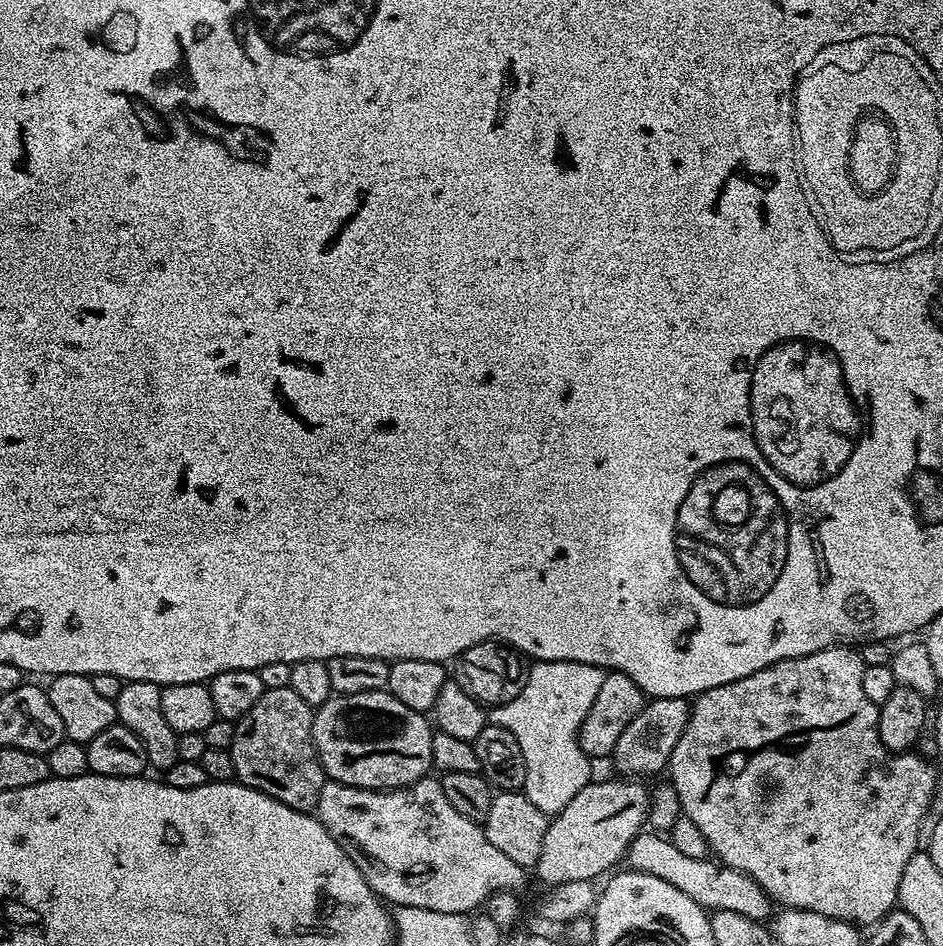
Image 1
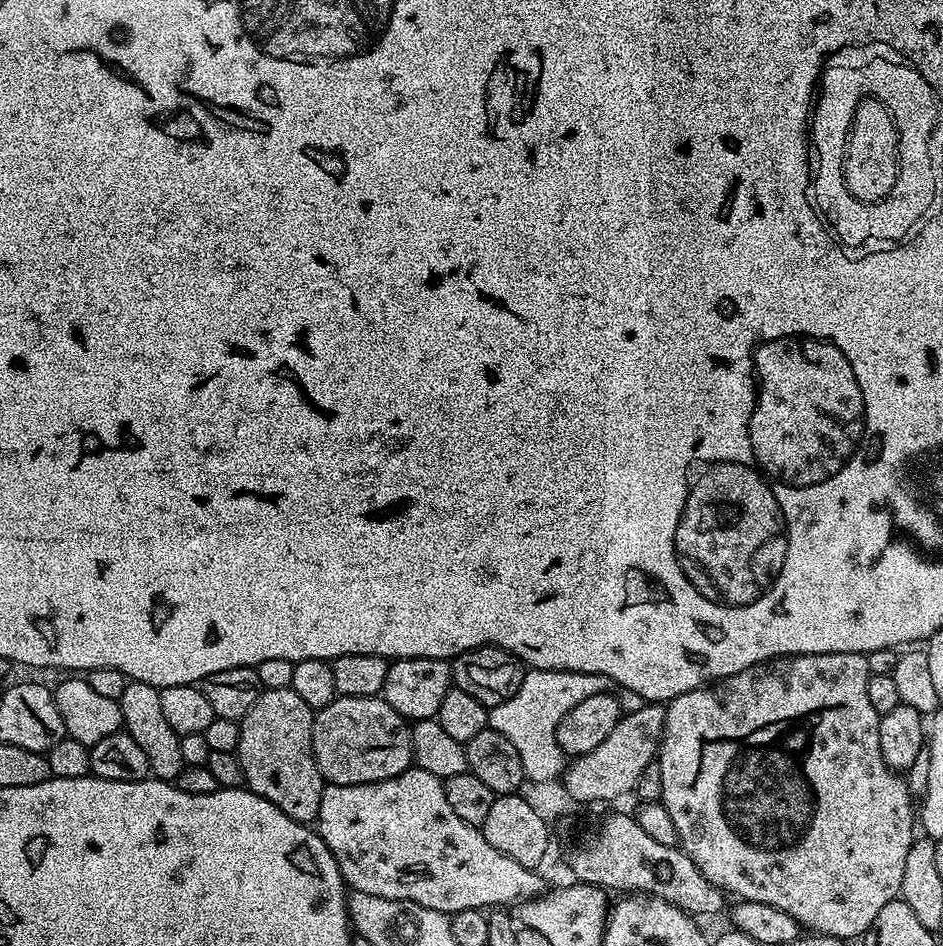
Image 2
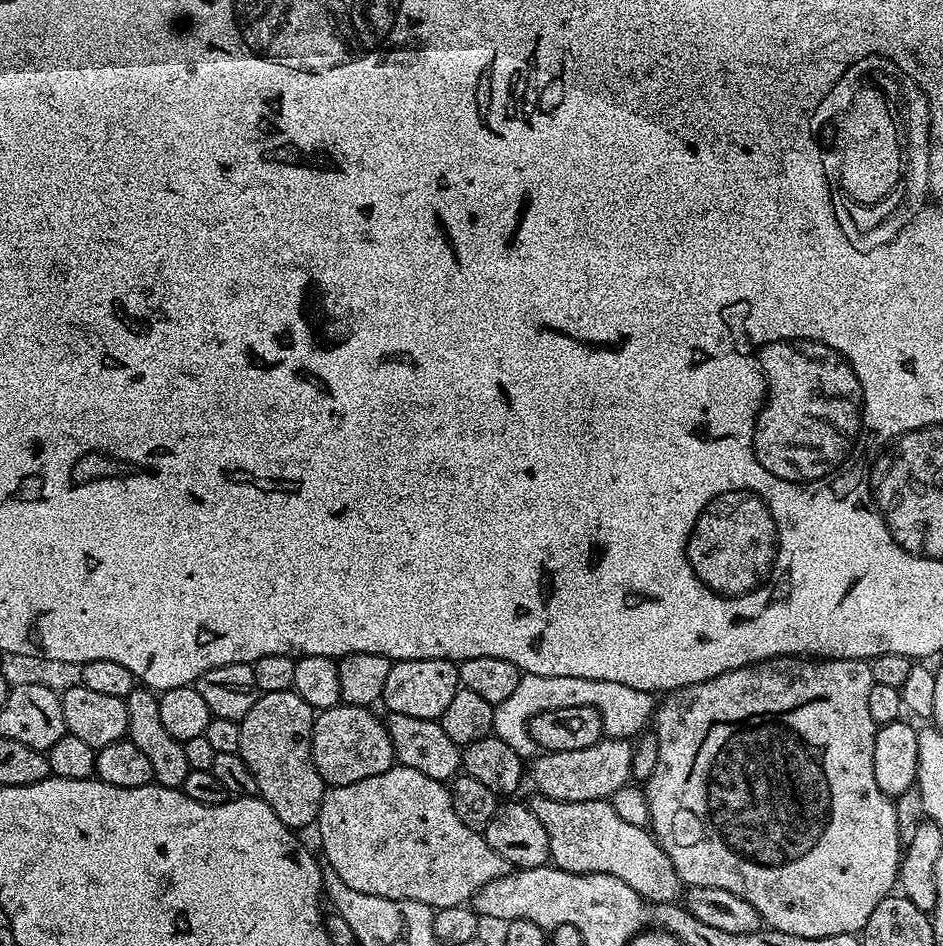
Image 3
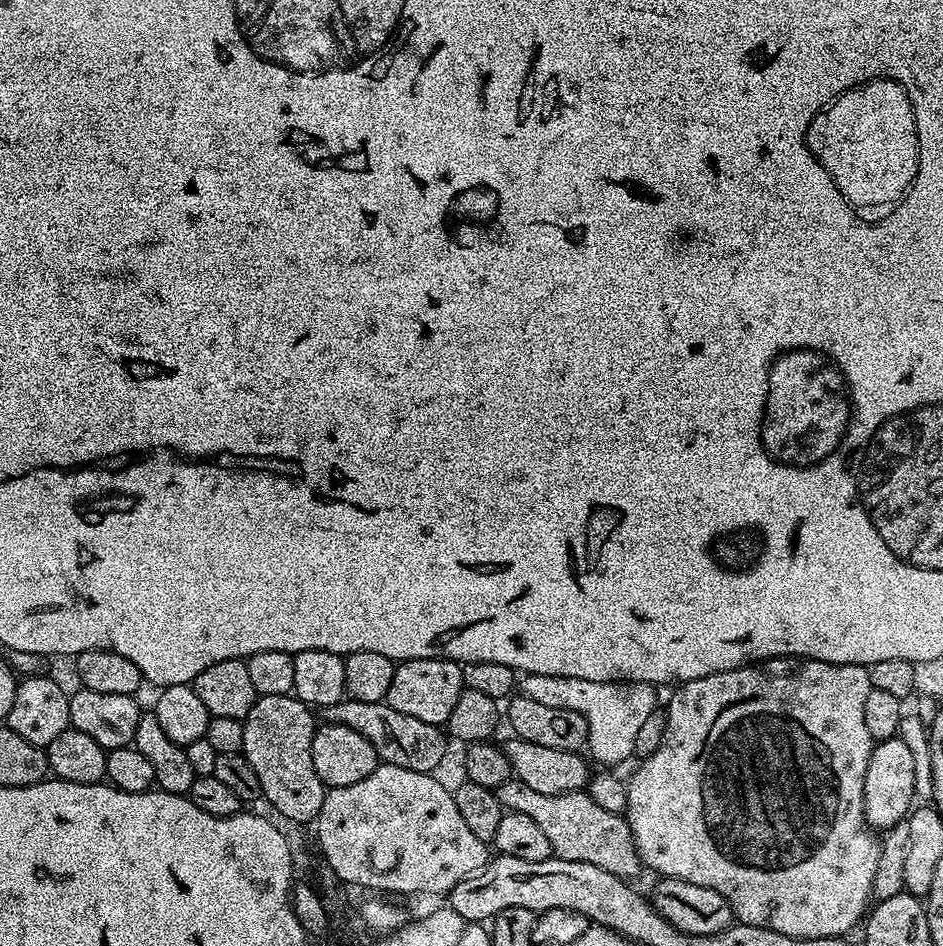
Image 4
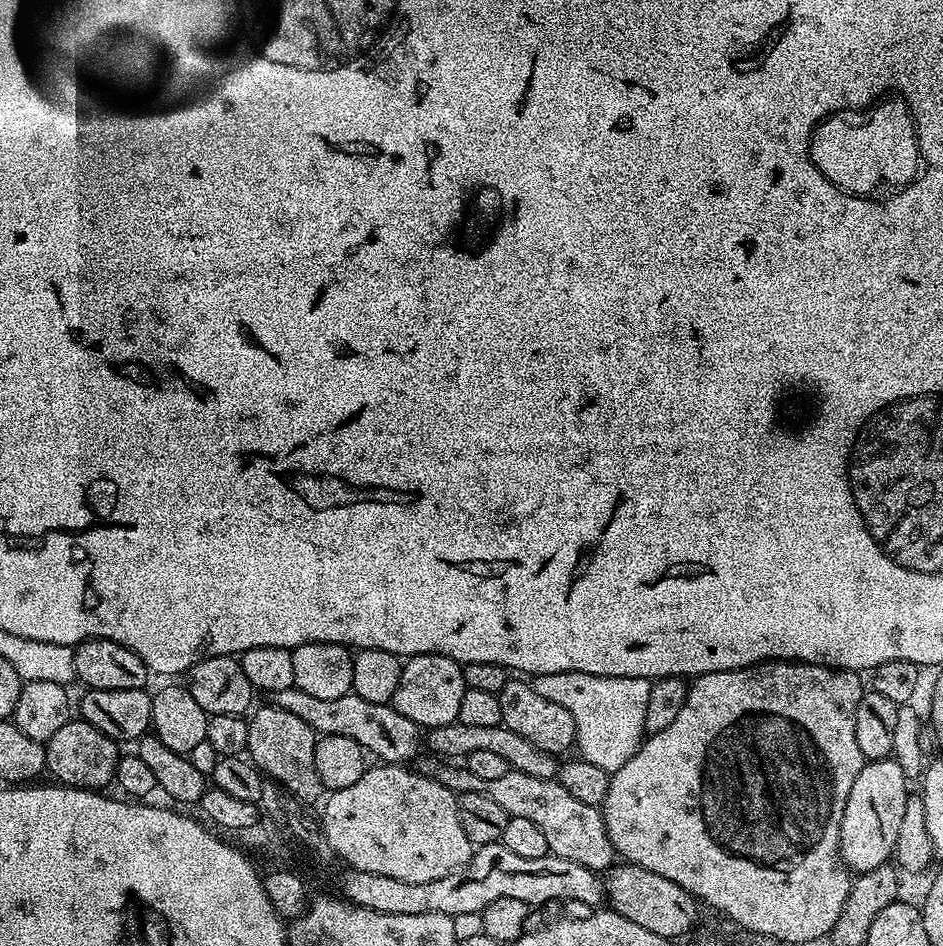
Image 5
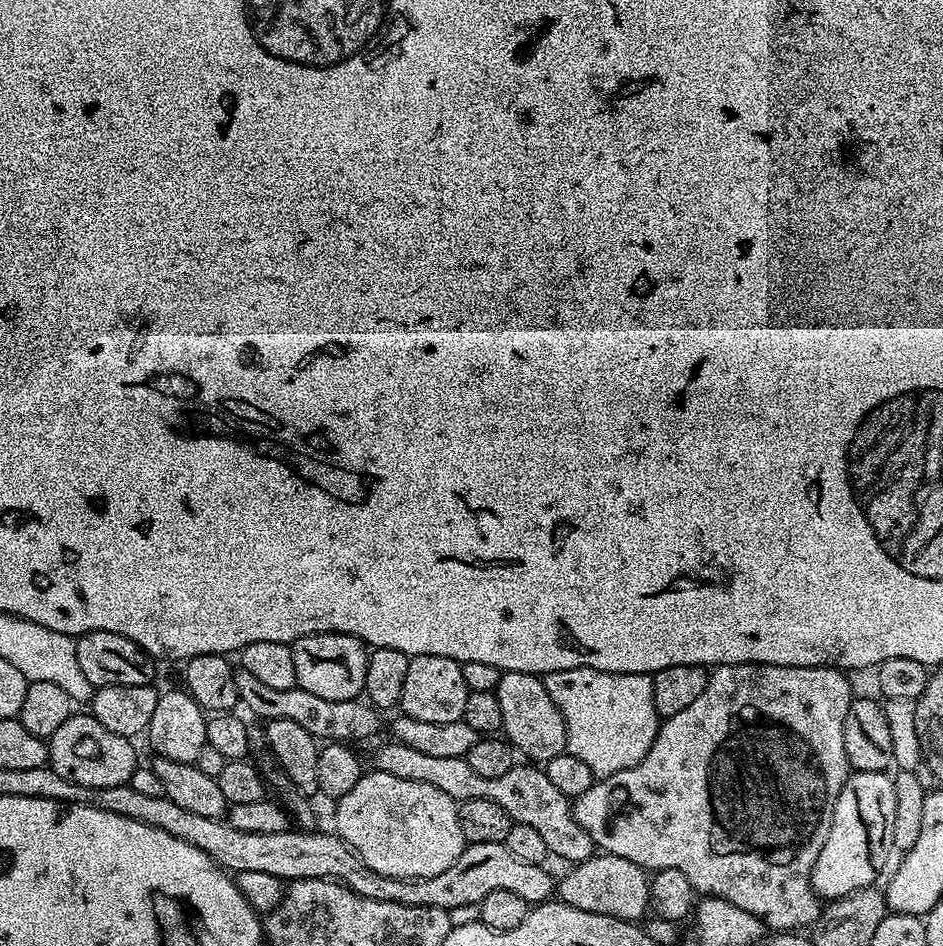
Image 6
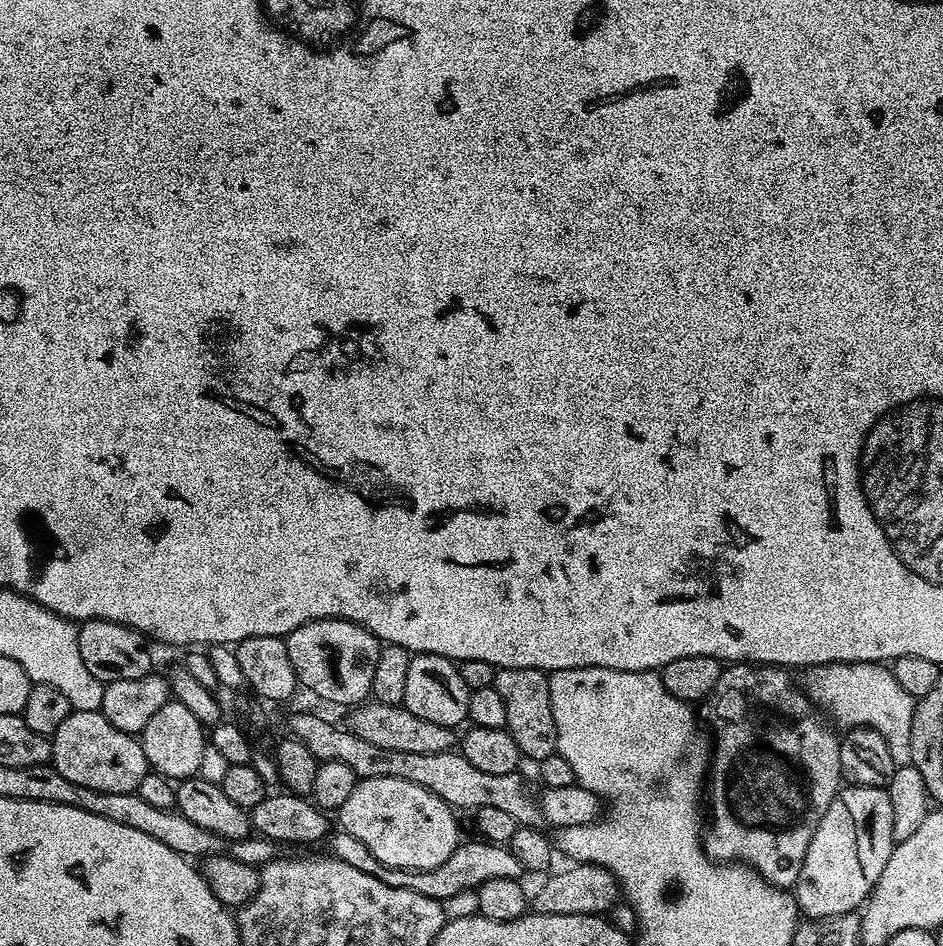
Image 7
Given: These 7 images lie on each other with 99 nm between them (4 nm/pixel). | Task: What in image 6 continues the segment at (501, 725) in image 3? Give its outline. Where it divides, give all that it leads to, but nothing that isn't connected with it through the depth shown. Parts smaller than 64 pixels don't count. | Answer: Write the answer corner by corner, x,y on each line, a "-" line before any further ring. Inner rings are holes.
571,668
549,672
543,682
566,722
566,751
582,758
596,777
607,778
634,767
656,741
658,717
651,675

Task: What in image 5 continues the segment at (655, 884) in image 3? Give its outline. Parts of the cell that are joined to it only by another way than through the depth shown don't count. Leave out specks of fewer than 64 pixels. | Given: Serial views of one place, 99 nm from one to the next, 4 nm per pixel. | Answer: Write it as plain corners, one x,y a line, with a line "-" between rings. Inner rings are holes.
460,766
457,772
439,773
438,779
457,794
487,792
494,802
498,802
498,806
502,806
502,810
506,810
508,817
517,816
534,822
534,826
538,826
538,830
542,830
542,835
546,837
549,853
566,858
566,862
578,862
578,866
586,866
591,872
604,874
617,859
618,853
606,830
603,811
586,806
586,802
578,802
578,798
573,798
559,779
530,778
530,774
510,770
502,774
502,778
494,778
494,782
487,784
482,782
482,778
474,778
467,766

